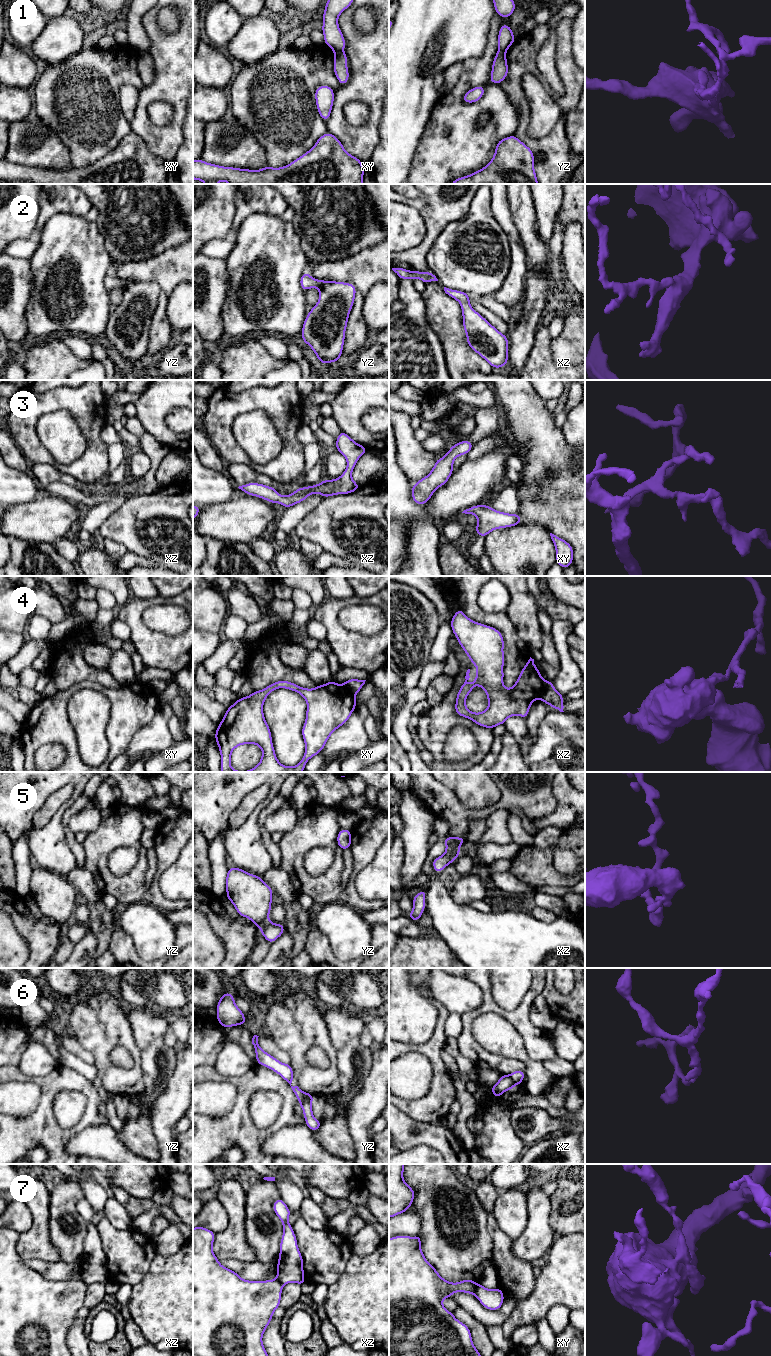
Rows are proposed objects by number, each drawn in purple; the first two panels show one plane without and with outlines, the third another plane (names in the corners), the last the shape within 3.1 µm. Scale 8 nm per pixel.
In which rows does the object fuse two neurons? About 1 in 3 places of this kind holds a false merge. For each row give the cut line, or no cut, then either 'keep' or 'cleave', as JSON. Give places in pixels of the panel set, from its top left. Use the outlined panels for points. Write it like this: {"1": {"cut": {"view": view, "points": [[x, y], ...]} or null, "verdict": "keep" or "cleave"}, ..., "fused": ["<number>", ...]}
{"1": {"cut": {"view": "xy", "points": [[334, 49], [342, 51]]}, "verdict": "cleave"}, "2": {"cut": null, "verdict": "keep"}, "3": {"cut": null, "verdict": "keep"}, "4": {"cut": {"view": "xz", "points": [[545, 681], [540, 698]]}, "verdict": "cleave"}, "5": {"cut": {"view": "xz", "points": [[448, 837], [458, 847]]}, "verdict": "cleave"}, "6": {"cut": {"view": "yz", "points": [[304, 1092], [304, 1101], [300, 1105]]}, "verdict": "cleave"}, "7": {"cut": {"view": "xy", "points": [[477, 1283], [475, 1294]]}, "verdict": "cleave"}, "fused": ["1", "4", "5", "6", "7"]}

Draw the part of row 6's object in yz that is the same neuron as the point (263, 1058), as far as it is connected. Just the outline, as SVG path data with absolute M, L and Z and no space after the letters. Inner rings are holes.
M254 1035L252 1038L252 1044L254 1045L254 1050L256 1053L256 1061L258 1064L270 1068L277 1074L279 1074L286 1082L288 1082L296 1095L299 1104L301 1105L304 1102L304 1092L298 1086L292 1086L291 1083L294 1081L293 1070L290 1064L284 1064L265 1052L258 1043L257 1035Z

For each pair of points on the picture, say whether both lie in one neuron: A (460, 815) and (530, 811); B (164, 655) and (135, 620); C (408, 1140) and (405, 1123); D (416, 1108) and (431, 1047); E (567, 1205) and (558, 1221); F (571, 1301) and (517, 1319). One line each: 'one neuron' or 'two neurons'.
A: one neuron
B: one neuron
C: one neuron
D: one neuron
E: one neuron
F: one neuron

